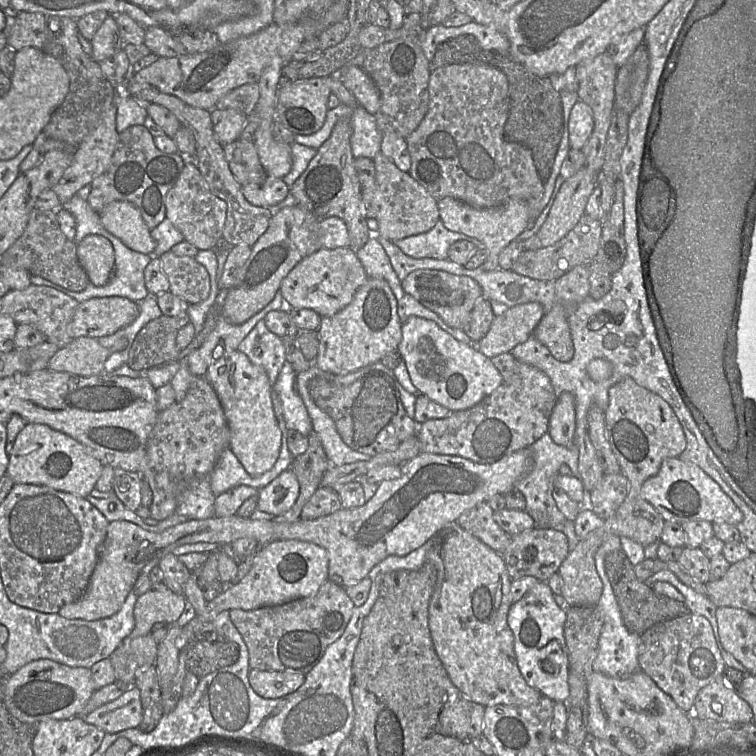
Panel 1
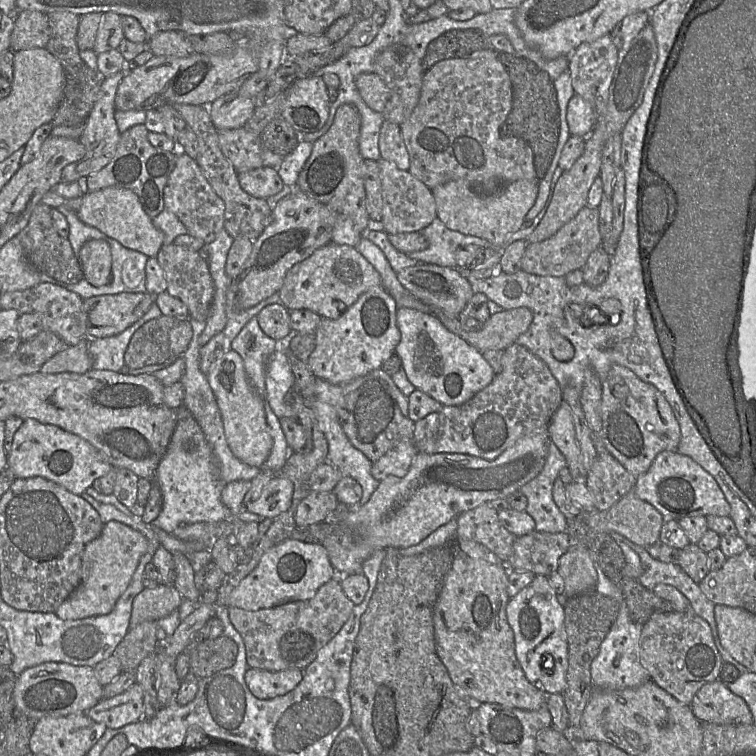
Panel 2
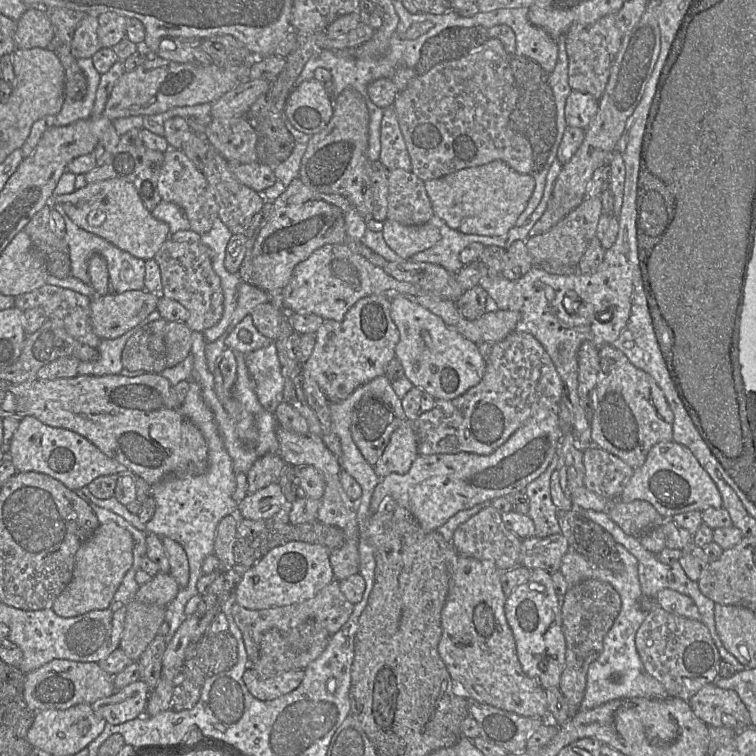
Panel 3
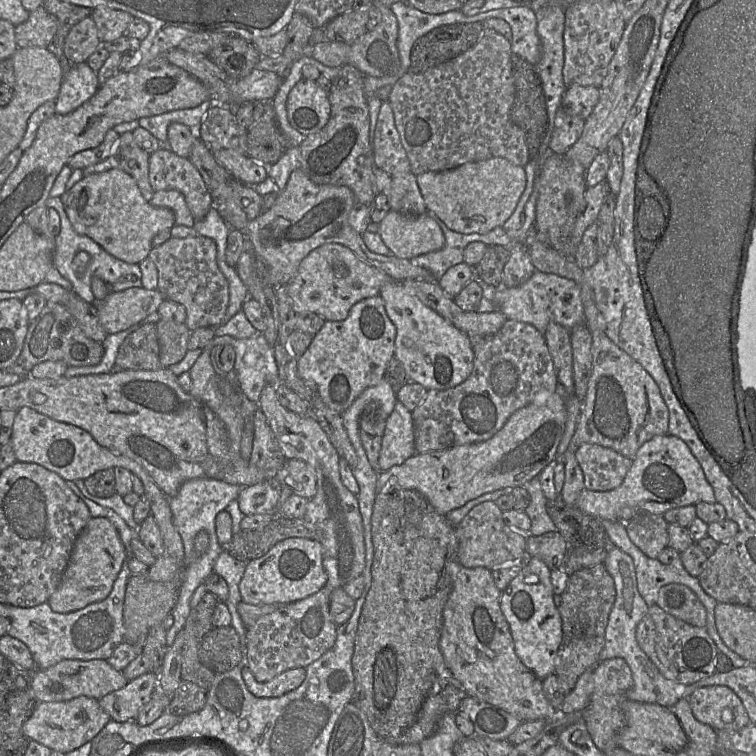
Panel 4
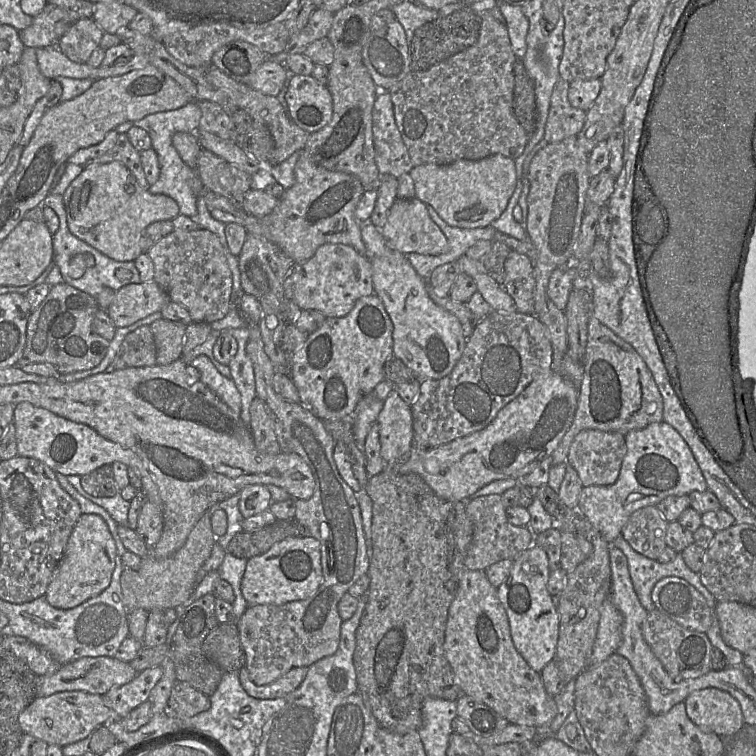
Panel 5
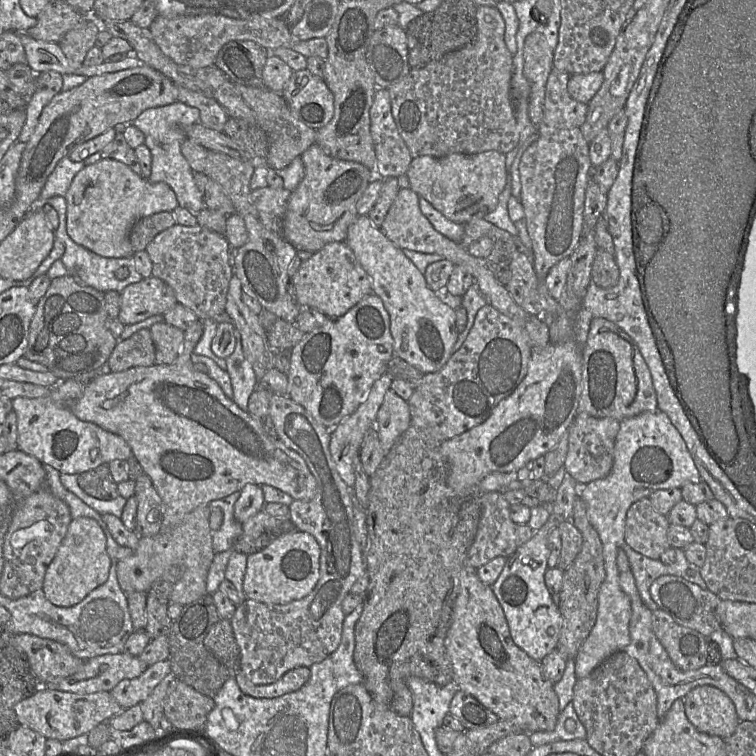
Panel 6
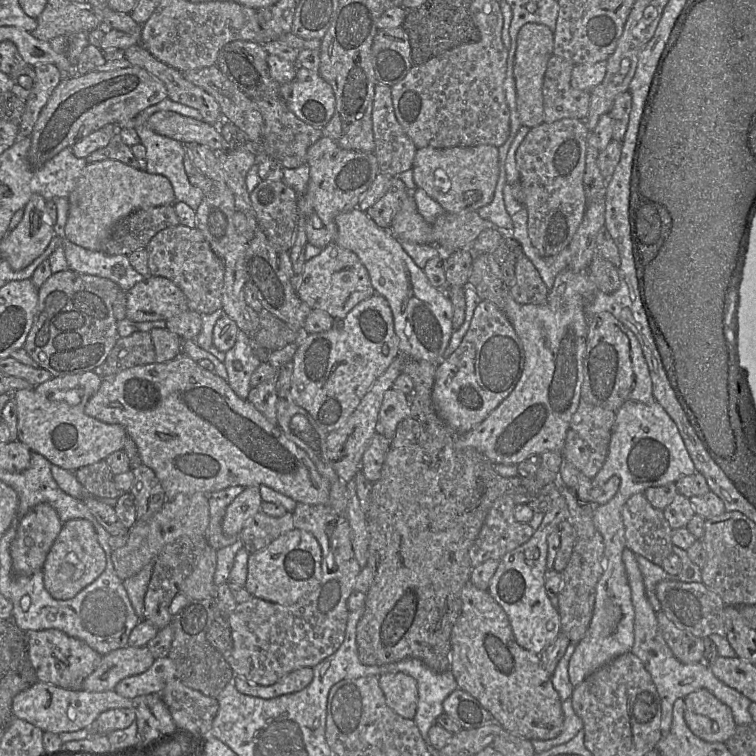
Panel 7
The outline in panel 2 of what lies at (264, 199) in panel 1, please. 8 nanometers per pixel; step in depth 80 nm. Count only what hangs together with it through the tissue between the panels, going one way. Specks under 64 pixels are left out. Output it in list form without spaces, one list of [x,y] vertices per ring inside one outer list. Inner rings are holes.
[[[268,166],[240,172],[238,179],[242,189],[256,198],[268,199],[284,187],[277,169]]]

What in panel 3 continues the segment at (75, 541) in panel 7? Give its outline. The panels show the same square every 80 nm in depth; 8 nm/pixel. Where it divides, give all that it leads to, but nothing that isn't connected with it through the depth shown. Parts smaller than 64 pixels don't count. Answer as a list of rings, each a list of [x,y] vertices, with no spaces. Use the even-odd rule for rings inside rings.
[[[115,522],[100,524],[77,551],[72,580],[54,601],[53,611],[61,617],[76,617],[92,610],[108,608],[132,565],[133,548],[133,537],[128,530]]]

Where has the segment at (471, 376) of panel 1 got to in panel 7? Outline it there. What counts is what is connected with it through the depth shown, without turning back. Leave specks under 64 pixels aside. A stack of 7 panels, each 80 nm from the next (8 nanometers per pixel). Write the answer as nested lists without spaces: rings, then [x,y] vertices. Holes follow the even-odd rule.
[[[358,207],[335,217],[335,243],[355,253],[368,271],[375,294],[383,296],[391,309],[399,352],[405,357],[439,363],[454,331],[453,308],[443,289],[433,287],[424,271],[404,251],[389,230],[382,229]]]

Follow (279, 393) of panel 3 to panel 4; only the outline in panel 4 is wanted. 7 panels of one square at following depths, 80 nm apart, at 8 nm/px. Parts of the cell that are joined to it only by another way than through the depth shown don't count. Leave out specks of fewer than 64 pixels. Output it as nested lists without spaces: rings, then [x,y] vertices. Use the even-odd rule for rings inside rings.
[[[262,332],[248,338],[217,336],[210,343],[212,347],[229,344],[235,349],[233,370],[236,386],[250,401],[259,403],[261,392],[267,384],[277,386],[281,383],[274,347],[268,344]]]

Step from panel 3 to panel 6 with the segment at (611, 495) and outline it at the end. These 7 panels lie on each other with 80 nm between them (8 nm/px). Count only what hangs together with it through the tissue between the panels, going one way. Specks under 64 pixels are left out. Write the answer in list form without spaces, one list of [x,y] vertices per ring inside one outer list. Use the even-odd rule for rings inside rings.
[[[577,413],[568,428],[568,450],[564,468],[578,485],[586,485],[609,475],[613,467],[614,445],[619,427],[620,422],[614,418]]]

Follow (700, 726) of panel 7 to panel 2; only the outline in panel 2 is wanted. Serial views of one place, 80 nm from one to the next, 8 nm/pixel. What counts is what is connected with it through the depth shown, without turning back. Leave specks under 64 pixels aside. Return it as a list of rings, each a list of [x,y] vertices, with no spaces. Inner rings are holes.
[[[721,679],[704,684],[694,695],[690,707],[700,722],[719,725],[753,724],[753,716],[747,703],[734,694]]]

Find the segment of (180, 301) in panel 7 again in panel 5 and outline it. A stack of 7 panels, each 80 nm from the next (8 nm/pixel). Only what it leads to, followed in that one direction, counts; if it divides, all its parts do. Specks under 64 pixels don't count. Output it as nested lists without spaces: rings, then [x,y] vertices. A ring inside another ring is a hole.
[[[152,280],[119,289],[106,312],[116,328],[122,328],[160,312],[170,301],[168,294]]]

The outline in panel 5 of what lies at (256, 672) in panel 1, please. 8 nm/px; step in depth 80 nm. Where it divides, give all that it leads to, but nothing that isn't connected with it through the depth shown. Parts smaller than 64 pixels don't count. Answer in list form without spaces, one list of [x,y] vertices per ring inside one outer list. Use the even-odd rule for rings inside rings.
[[[246,667],[238,671],[241,686],[248,695],[257,699],[275,699],[296,690],[307,675],[307,667],[294,667],[276,681],[258,686],[250,679]]]

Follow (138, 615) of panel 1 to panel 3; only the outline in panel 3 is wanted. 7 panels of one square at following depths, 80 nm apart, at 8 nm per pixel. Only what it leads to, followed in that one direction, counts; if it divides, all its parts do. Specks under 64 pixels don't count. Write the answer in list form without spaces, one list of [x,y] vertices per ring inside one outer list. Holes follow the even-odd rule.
[[[159,572],[147,583],[140,585],[135,599],[149,604],[167,606],[179,592],[180,587],[168,572]]]

